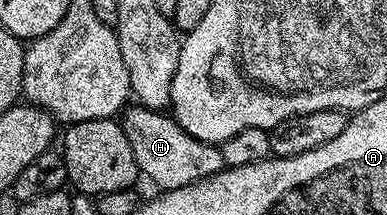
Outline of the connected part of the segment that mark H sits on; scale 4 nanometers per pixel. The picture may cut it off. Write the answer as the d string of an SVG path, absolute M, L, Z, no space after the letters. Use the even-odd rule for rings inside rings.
M143 105L132 106L125 106L122 112L126 141L130 141L130 149L134 153L139 174L143 178L145 175L156 189L160 191L182 189L186 185L224 170L223 153L217 144L200 142L197 138L190 137L190 133L182 130L171 114L163 110Z

